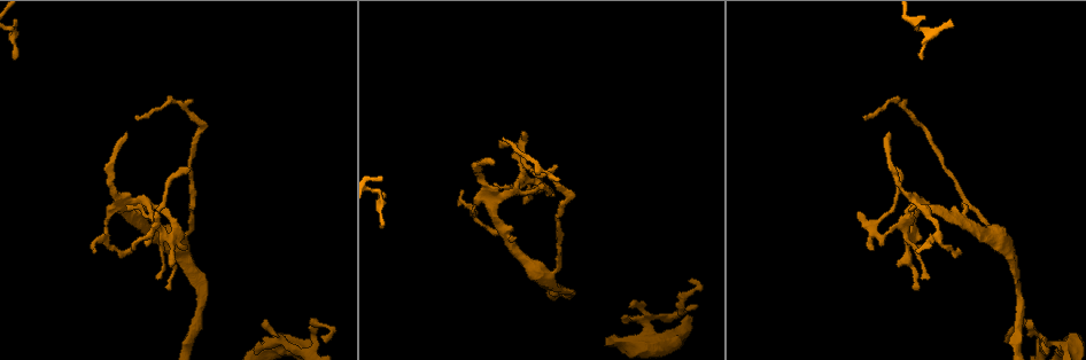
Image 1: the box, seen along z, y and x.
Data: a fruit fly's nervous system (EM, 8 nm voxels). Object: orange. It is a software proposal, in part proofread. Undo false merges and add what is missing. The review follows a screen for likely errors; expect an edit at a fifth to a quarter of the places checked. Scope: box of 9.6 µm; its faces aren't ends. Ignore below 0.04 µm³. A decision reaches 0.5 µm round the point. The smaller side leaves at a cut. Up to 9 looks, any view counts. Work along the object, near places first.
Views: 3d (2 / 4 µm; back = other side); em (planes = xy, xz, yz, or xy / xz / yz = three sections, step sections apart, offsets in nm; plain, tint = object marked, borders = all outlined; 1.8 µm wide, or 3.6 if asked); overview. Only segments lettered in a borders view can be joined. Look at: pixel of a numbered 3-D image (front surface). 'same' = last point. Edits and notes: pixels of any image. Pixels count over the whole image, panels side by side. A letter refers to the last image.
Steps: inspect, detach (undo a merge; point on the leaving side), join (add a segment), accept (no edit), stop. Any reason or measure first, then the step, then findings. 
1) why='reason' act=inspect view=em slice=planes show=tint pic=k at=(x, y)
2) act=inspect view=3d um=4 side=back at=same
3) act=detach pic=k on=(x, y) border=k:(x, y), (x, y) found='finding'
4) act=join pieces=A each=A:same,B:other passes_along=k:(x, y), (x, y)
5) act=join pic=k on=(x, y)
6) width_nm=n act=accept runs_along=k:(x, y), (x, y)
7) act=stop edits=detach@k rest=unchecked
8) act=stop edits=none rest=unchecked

why='an open end' act=inspect view=3d um=2 pic=1 at=(1006, 343)

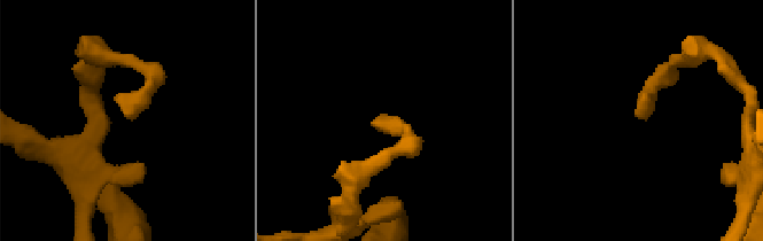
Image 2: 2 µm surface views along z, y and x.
why='shape alone is not enough' act=inspect view=em um=3.6 slice=xz step=4 show=tint pic=2 at=(384, 120)

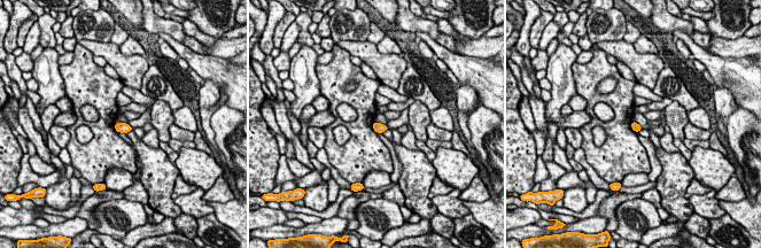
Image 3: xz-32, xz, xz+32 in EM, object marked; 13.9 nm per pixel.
act=inspect view=em um=3.6 slice=planes show=borders at=same

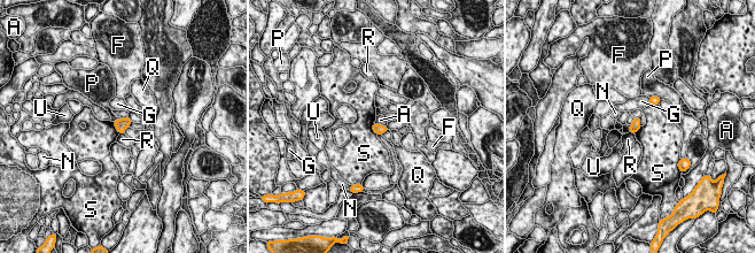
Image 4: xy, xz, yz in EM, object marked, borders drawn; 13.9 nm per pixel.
act=accept each=A:other,F:other,G:other,N:other,P:other,Q:other,R:other,S:other,U:other border=4:(375, 122), (386, 128) found='no lettered segment goes on from it'

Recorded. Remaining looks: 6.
why='tapers out' act=inspect view=3d um=2 side=back pic=1 at=(636, 305)

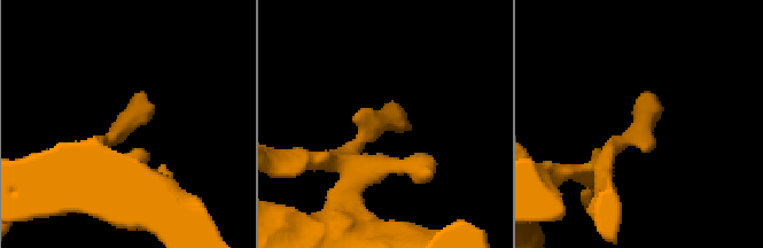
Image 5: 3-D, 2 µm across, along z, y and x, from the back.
act=inspect view=em slice=planes show=tint pic=5 at=(136, 93)

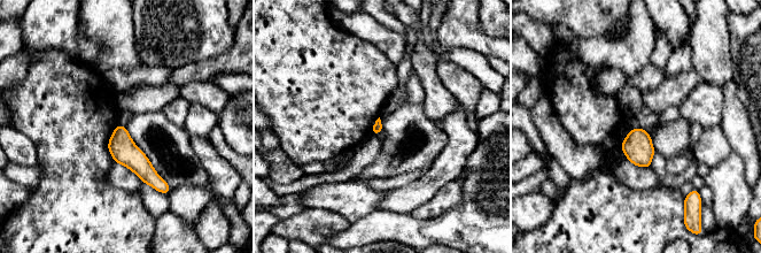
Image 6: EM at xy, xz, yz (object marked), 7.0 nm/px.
act=inspect view=em slice=planes show=borders at=same

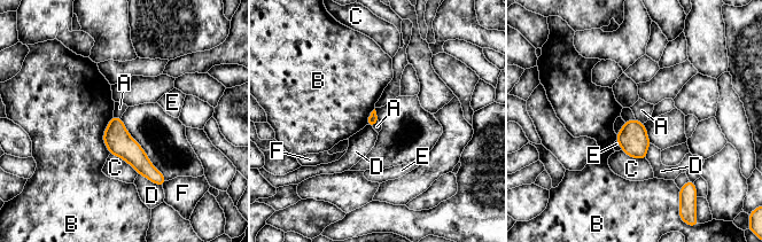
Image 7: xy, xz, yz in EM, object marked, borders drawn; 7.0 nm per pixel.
act=accept each=A:other,B:other,C:other,D:other,E:other,F:other runs_along=7:(114, 119), (116, 138), (156, 178) found='none of them fits'

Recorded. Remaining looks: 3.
why='calibre changes' act=inspect view=3d um=4 side=back pic=1 at=(994, 234)

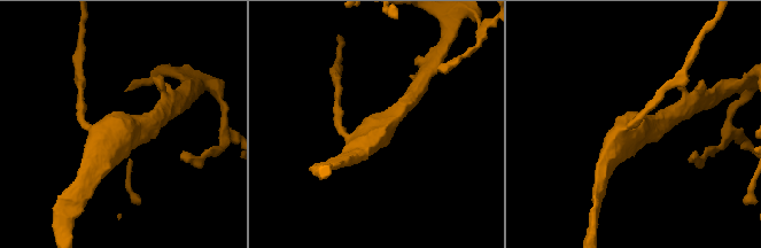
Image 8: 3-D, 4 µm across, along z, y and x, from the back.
arms=3 act=inspect view=em slice=xy step=16 show=tint pic=8 at=(376, 127)

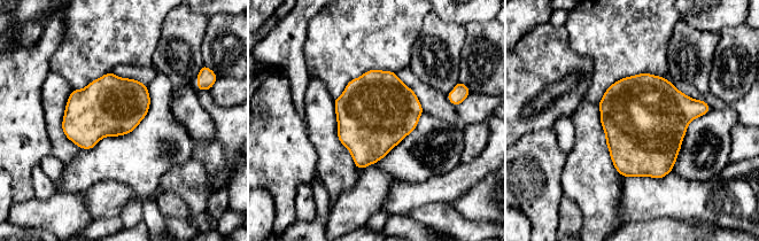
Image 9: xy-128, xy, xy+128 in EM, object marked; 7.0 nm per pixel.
why='cut it another way' act=inspect view=em slice=planes show=borders at=same

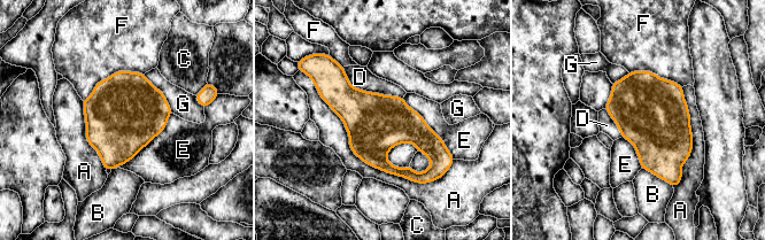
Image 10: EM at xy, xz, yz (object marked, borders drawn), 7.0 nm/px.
act=accept each=A:other,B:other,C:other,D:other,E:other,F:other,G:other found='all the same neuron'

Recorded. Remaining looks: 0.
act=stop edits=none rest=unchecked

